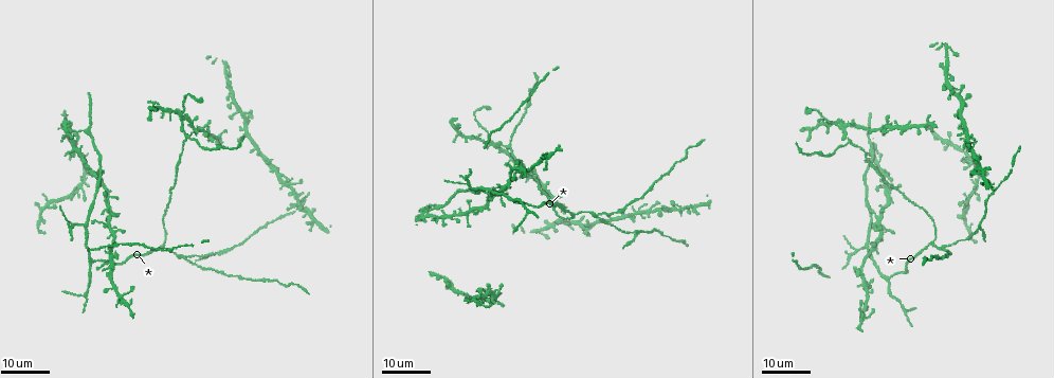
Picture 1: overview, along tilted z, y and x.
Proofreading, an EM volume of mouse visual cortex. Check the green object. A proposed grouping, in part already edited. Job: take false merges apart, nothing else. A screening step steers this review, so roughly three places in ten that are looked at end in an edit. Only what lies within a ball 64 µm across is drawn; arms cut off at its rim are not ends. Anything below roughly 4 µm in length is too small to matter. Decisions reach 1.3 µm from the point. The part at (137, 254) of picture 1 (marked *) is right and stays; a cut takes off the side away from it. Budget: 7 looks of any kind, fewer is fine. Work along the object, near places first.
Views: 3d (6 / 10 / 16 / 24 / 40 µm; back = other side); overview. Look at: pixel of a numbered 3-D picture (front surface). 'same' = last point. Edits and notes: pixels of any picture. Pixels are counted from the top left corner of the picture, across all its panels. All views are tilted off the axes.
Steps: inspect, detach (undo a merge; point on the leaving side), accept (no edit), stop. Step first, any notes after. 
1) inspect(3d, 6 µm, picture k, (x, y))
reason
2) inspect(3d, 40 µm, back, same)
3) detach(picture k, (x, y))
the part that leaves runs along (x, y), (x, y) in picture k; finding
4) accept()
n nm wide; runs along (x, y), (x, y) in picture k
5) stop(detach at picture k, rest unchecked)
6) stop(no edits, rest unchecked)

inspect(3d, 16 µm, picture 1, (497, 190))
looks like a crossing

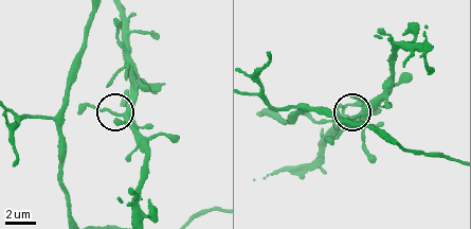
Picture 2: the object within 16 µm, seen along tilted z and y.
inspect(3d, 10 µm, picture 2, (358, 112))

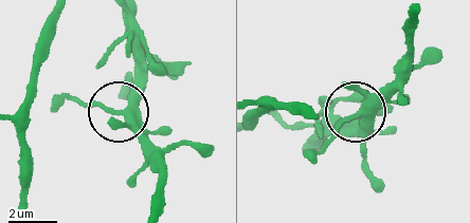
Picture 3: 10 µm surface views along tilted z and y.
accept()
300 nm wide; one neuron here

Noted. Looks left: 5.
inspect(3d, 24 µm, picture 1, (888, 280))
three arms meet

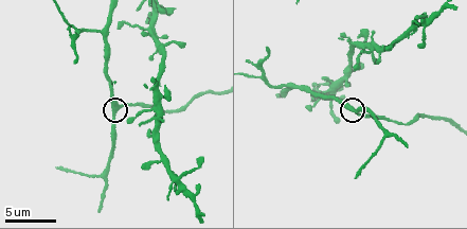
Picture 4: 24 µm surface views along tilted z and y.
inspect(3d, 6 µm, picture 4, (114, 113))

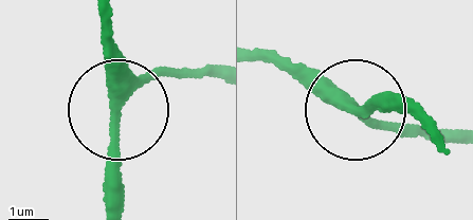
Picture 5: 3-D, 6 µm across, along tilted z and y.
accept()
runs along (217, 78), (155, 72), (124, 96), (115, 202) in picture 5; continuous, no second neuron

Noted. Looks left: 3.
inspect(3d, 10 µm, picture 4, (103, 29))
branch point

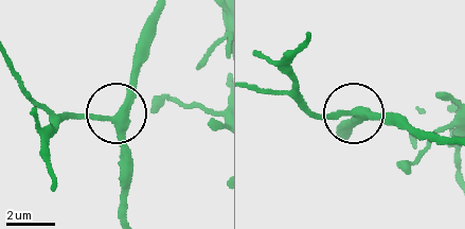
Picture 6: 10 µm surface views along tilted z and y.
accept()
330 nm wide; runs along (454, 143), (354, 112), (304, 110) in picture 6; continuous, no second neuron

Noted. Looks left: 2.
stop(no edits, rest unchecked)

